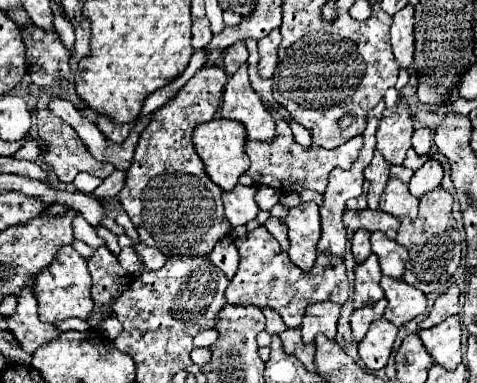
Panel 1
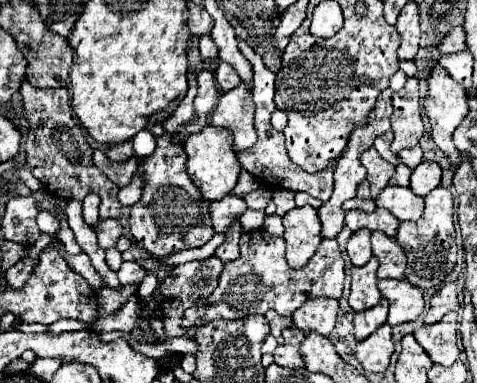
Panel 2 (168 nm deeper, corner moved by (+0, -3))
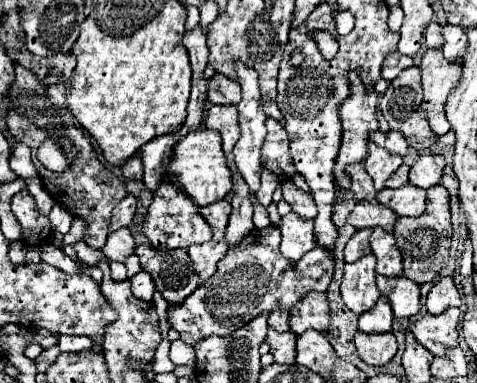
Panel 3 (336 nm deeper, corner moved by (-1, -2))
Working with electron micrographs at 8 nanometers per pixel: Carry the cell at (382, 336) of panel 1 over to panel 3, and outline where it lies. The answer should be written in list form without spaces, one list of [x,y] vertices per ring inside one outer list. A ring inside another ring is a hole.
[[[357,331],[355,333],[355,345],[357,345],[359,357],[367,365],[375,365],[375,367],[389,363],[393,359],[393,355],[397,353],[397,341],[395,341],[393,333],[367,335],[367,333]]]

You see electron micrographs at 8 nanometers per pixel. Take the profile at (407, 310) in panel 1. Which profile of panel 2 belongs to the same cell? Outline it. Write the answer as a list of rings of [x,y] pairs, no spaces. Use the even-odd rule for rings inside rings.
[[[378,280],[378,290],[390,302],[390,326],[416,320],[424,312],[422,290],[408,280]]]

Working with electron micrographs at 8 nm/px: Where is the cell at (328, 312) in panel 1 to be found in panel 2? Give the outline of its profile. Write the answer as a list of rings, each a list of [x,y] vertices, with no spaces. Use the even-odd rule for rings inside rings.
[[[312,298],[292,314],[292,320],[294,326],[300,328],[304,334],[318,332],[322,336],[330,336],[330,332],[334,330],[336,314],[338,314],[338,300]]]

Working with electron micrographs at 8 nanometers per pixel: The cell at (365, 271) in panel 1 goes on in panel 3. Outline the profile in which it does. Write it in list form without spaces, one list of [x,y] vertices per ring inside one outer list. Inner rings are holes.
[[[365,255],[365,259],[359,259],[355,263],[345,263],[345,275],[341,281],[341,297],[345,305],[361,315],[377,303],[381,297],[377,285],[375,285],[375,261],[373,255]]]

